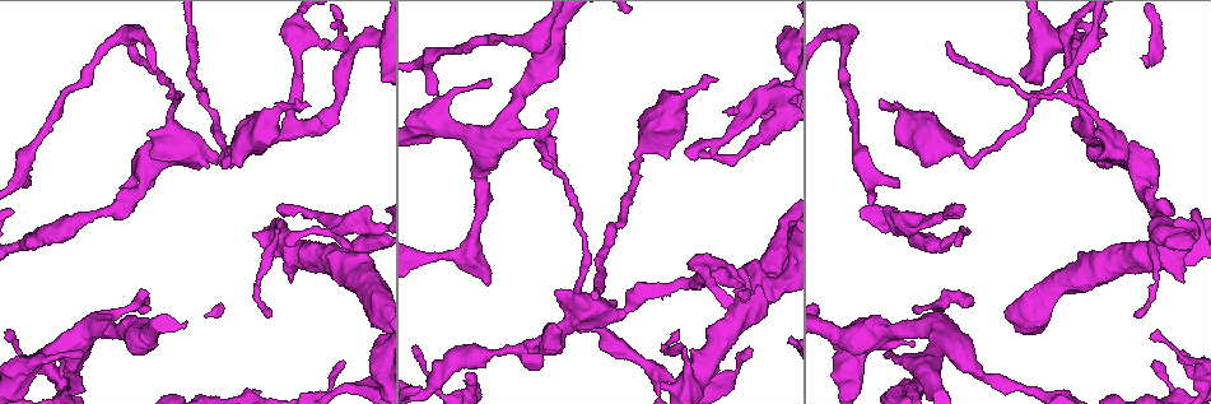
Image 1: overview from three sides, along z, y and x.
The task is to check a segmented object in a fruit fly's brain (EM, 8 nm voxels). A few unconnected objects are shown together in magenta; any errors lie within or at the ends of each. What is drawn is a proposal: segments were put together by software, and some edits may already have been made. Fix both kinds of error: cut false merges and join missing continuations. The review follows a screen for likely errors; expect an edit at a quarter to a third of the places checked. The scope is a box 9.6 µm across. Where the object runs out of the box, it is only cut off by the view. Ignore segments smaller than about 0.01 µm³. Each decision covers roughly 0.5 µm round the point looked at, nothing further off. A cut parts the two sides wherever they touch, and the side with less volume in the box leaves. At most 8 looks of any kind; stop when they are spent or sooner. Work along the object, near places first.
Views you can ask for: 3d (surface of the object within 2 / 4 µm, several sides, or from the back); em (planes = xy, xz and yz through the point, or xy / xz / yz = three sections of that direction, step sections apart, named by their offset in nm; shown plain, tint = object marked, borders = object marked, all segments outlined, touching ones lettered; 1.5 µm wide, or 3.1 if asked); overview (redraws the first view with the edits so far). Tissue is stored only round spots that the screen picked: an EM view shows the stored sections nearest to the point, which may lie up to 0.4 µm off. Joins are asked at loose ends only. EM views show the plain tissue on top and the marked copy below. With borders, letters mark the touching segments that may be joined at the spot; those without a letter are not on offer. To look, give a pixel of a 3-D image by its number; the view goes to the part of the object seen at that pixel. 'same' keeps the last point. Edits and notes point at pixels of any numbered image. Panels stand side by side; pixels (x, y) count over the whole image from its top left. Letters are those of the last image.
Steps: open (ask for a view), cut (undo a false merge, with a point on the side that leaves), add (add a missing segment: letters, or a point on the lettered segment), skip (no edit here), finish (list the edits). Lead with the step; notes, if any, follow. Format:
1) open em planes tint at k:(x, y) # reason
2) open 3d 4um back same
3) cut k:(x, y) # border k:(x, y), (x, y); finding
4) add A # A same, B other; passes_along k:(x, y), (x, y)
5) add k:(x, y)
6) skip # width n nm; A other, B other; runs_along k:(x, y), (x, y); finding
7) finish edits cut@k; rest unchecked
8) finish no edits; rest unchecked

open 3d 2um at 1:(31, 185)

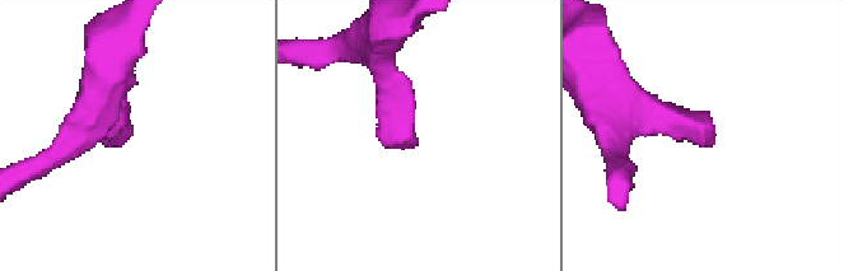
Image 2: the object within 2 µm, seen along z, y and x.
open em xz step 8 borders at 2:(707, 136) # now the EM

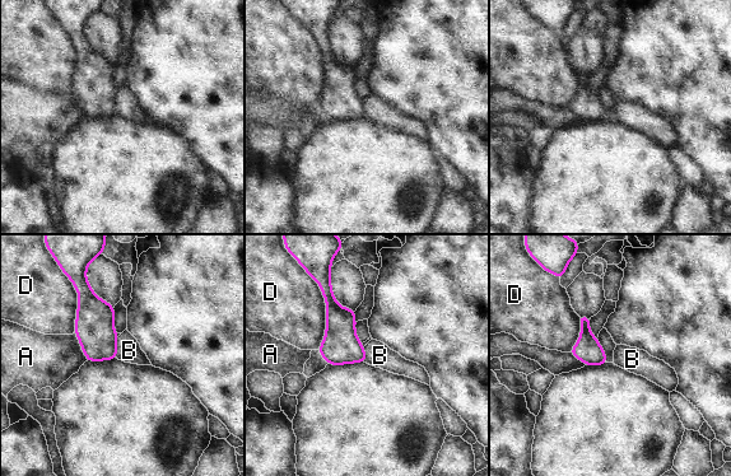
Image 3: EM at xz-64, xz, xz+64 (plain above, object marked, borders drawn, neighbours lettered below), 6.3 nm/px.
open em planes borders same # cut it another way

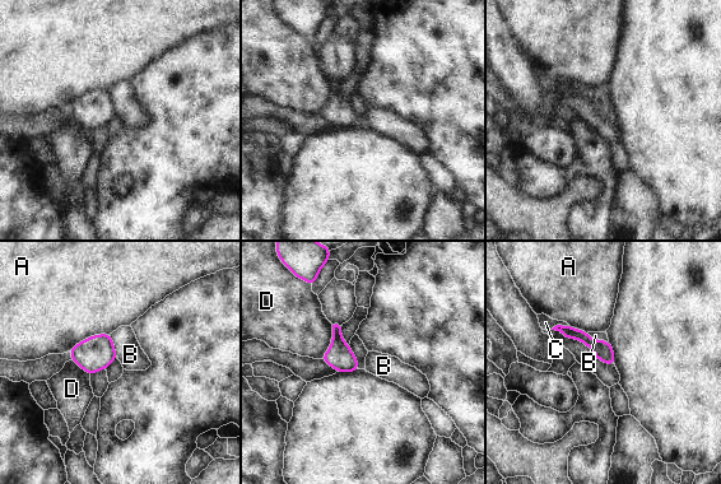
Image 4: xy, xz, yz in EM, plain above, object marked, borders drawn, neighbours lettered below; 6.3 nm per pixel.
skip # A other, B other, C other, D other; border 4:(330, 322), (331, 344), (320, 358); no lettered segment goes on from it

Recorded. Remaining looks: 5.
open 3d 2um at 1:(535, 142) # an open end

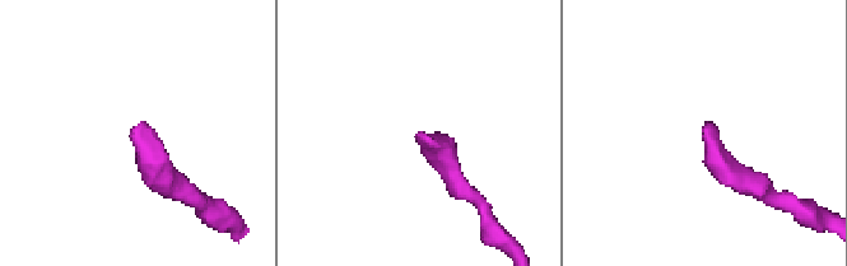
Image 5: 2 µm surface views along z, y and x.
open em planes borders at 5:(423, 137) # shape alone is not enough

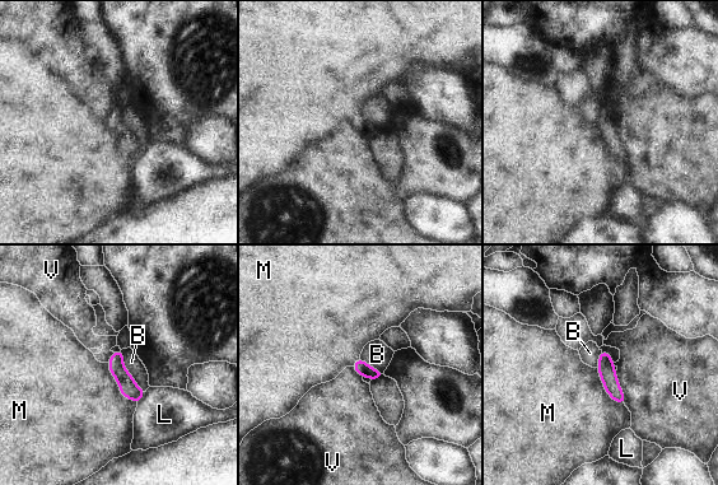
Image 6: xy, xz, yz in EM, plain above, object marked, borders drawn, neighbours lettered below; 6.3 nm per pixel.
skip # width 80 nm; B other, L other, M other, V other; runs_along 6:(602, 354), (610, 383), (621, 399); none of them fits

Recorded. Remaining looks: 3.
open 3d 2um back at 1:(717, 80) # free end

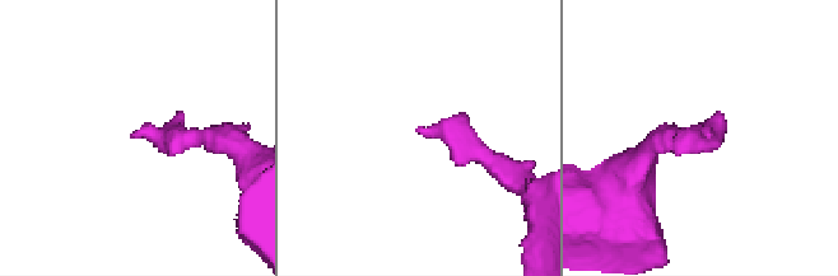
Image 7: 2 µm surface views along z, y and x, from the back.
open em planes borders at 7:(421, 130) # shape alone is not enough

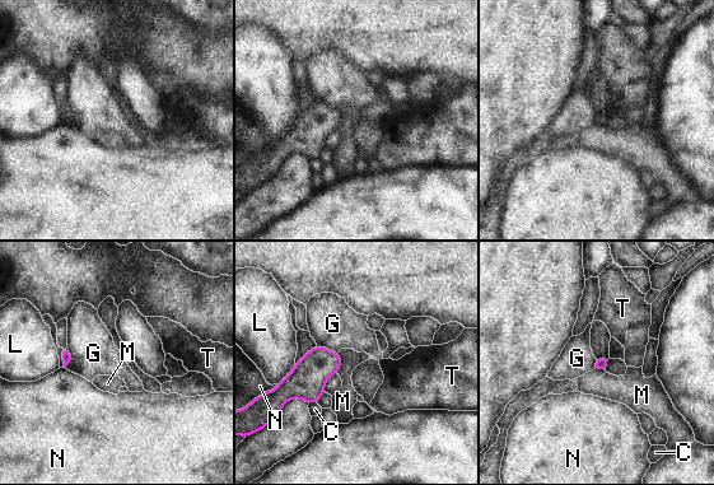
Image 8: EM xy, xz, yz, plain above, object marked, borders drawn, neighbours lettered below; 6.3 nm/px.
skip # C other, G other, L other, M other, N other, T other; none of them fits

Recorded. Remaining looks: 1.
finish no edits; rest unchecked

